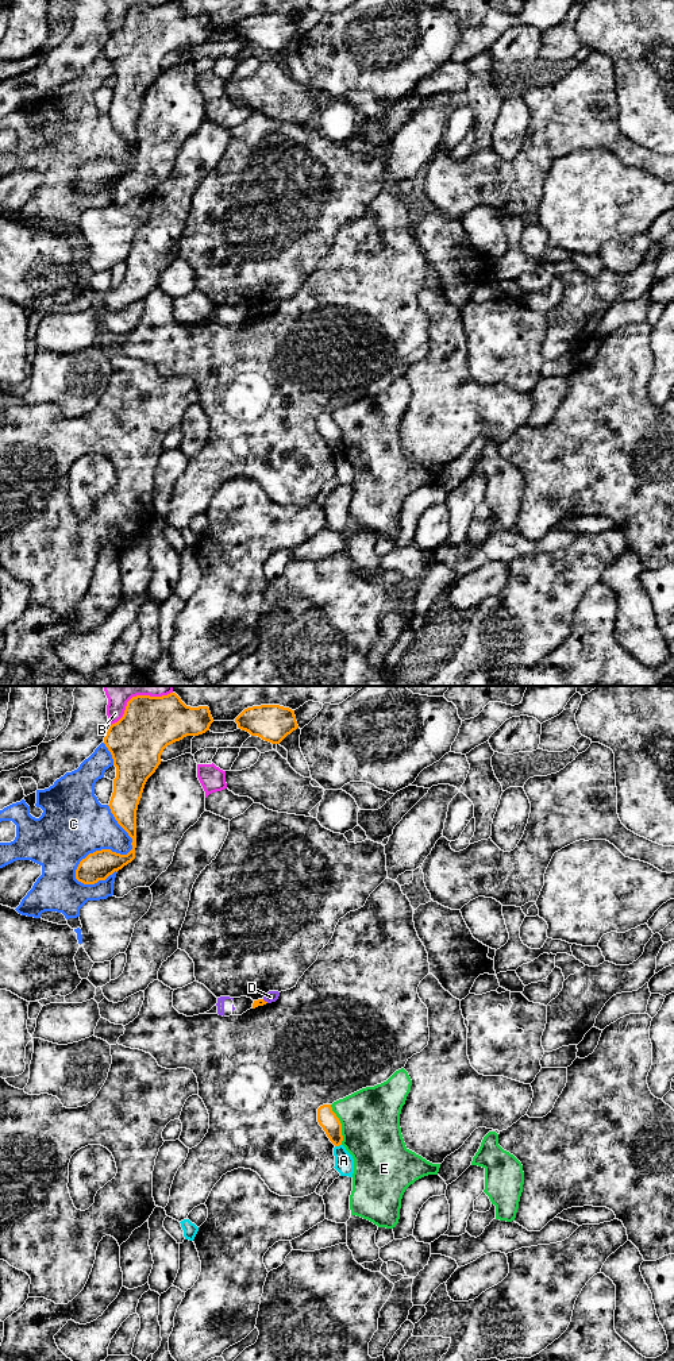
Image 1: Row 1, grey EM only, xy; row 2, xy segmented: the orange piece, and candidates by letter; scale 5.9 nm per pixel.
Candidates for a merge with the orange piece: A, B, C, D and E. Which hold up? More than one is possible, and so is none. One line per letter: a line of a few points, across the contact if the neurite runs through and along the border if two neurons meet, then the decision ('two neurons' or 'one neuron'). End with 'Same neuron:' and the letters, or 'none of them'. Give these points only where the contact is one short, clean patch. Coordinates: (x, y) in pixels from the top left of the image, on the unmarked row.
A: line xy (341, 452), (335, 455); two neurons
B: two neurons
C: two neurons
D: line xy (262, 308), (268, 311); two neurons
E: two neurons
Same neuron: none of them

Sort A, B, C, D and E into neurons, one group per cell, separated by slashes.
A / B / C / D / E

